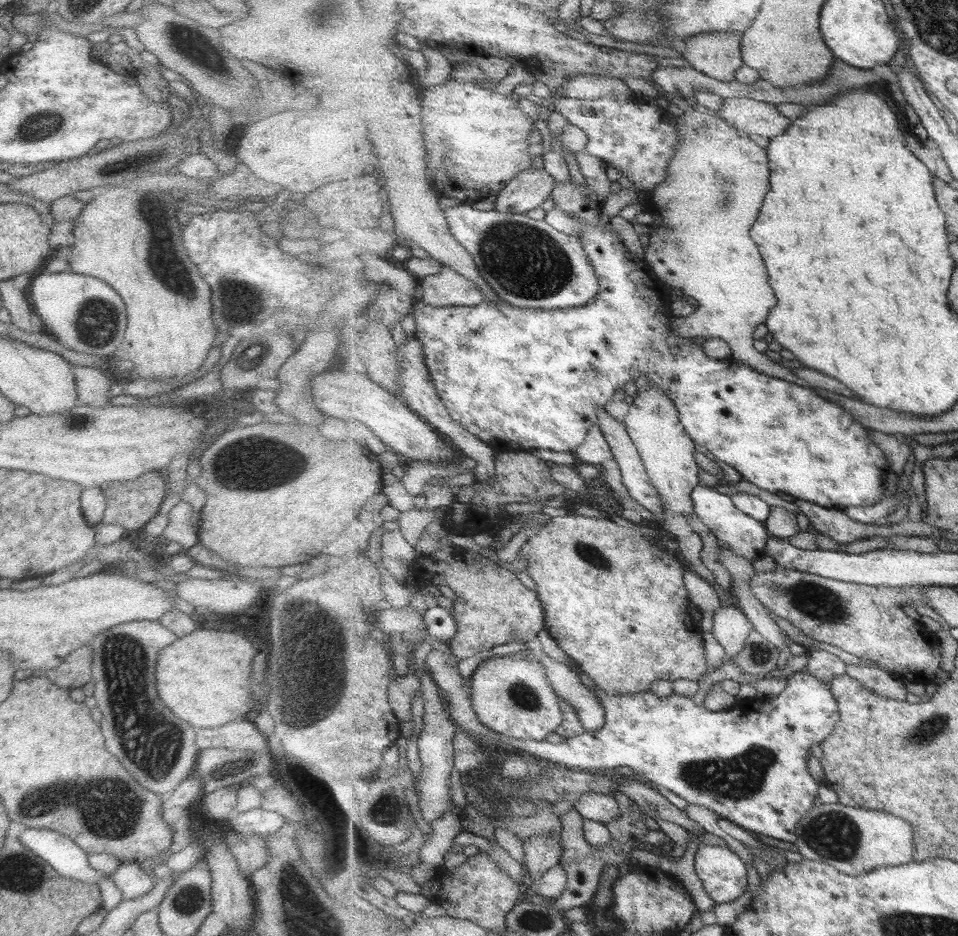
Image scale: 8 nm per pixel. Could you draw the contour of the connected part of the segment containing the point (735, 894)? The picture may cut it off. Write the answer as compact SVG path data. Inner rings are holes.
M700 845L697 873L716 904L731 903L742 898L750 886L748 864L730 847Z

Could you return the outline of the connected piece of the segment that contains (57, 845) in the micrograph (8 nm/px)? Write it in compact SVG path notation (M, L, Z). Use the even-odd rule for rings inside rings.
M28 828L19 838L34 854L50 863L62 876L85 883L110 879L111 874L95 871L88 864L88 854L68 836L52 830Z

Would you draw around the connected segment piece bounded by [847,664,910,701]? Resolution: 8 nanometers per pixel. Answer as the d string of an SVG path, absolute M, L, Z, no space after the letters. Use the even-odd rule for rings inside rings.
M849 664L847 673L856 680L863 682L866 686L869 686L872 690L879 692L878 694L886 696L886 698L900 701L908 700L910 692L906 688L906 681L882 670L880 667L873 668Z

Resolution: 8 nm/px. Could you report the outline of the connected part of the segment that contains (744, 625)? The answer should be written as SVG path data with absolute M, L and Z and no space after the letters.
M731 603L722 607L714 619L713 633L736 662L737 656L746 650L751 632L755 629L751 618L738 604Z

